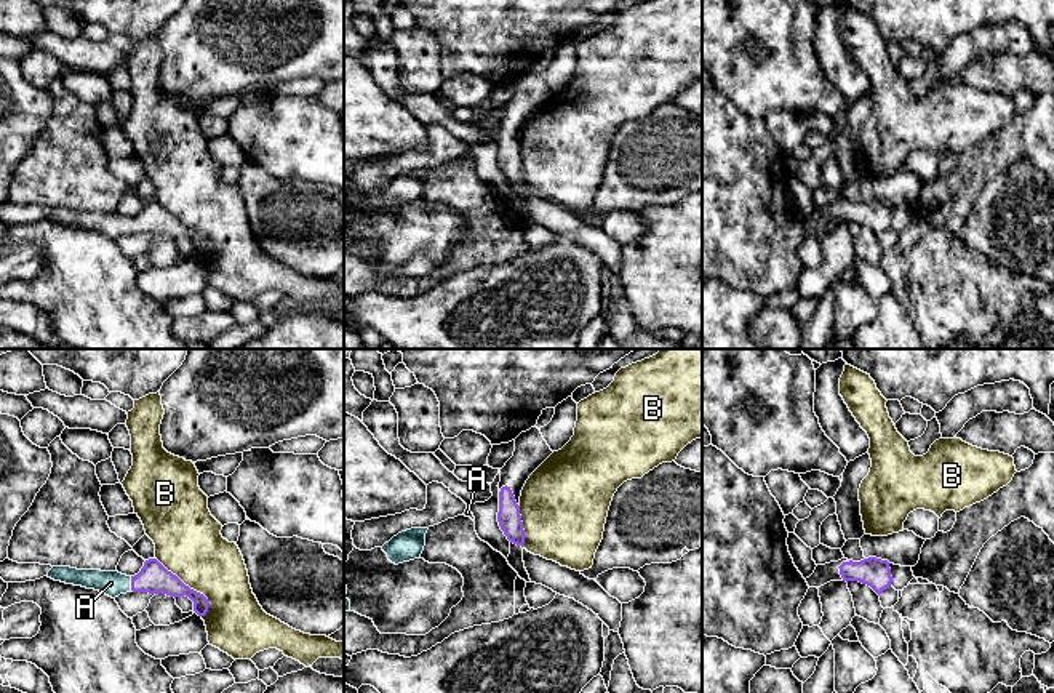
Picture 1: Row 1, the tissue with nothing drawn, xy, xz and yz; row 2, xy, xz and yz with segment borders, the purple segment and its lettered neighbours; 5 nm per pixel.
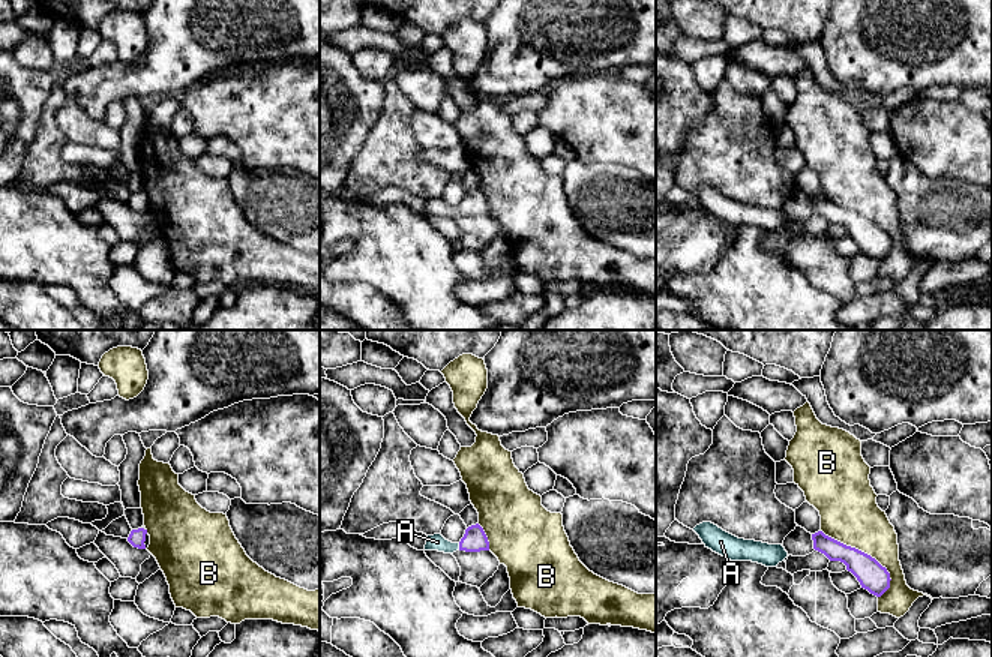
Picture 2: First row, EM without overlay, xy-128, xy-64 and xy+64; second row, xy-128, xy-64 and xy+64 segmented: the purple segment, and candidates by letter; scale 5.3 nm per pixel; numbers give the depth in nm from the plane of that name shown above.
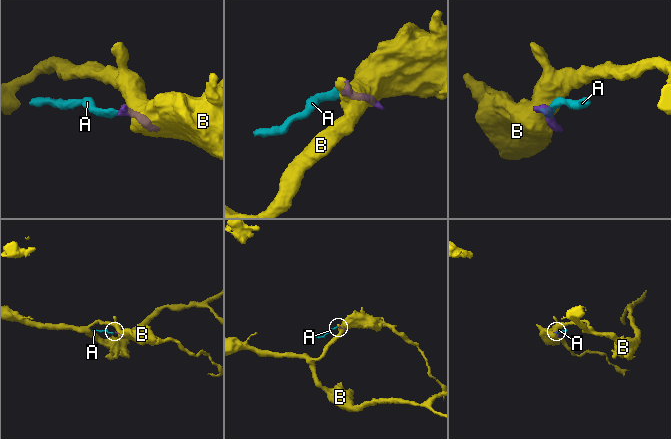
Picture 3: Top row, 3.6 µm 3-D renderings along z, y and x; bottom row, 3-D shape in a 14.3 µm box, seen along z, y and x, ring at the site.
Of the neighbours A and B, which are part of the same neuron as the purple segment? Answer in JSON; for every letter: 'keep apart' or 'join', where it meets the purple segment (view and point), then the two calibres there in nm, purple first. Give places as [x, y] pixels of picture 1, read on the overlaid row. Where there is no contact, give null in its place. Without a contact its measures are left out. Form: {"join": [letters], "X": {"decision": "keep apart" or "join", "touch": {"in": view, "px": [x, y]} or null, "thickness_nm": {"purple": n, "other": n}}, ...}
{"join": ["A"], "A": {"decision": "join", "touch": {"in": "xy", "px": [131, 583]}, "thickness_nm": {"purple": 160, "other": 130}}, "B": {"decision": "keep apart", "touch": {"in": "xy", "px": [189, 588]}, "thickness_nm": {"purple": 160, "other": 340}}}

